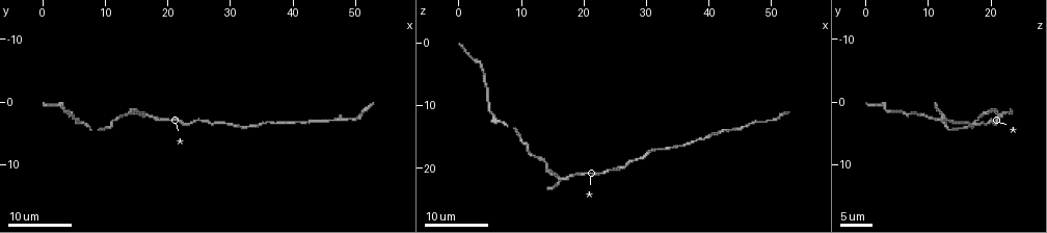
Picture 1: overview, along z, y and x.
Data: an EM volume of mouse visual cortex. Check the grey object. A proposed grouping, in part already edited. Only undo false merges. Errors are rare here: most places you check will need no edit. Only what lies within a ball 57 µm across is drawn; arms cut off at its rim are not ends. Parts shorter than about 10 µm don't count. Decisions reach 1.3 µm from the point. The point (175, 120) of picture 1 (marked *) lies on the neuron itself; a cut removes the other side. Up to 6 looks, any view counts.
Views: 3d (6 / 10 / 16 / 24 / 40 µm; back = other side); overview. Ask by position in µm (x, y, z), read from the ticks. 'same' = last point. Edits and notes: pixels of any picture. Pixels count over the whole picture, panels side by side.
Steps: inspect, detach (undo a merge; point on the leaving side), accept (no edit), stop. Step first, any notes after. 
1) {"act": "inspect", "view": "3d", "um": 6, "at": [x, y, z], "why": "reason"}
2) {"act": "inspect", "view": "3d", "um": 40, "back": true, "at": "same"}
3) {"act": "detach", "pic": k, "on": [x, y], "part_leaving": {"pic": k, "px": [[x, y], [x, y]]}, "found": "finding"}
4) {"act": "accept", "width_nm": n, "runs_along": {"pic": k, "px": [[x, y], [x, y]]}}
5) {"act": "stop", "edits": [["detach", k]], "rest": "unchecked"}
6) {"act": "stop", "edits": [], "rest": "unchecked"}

{"act": "inspect", "view": "3d", "um": 24, "at": [24.5, 3.0, 20.0], "why": "sudden change in width"}

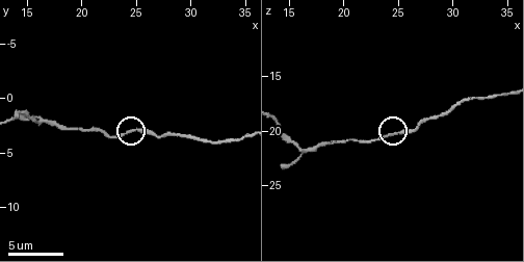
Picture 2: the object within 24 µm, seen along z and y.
{"act": "inspect", "view": "3d", "um": 10, "at": [24.4, 3.2, 20.2]}

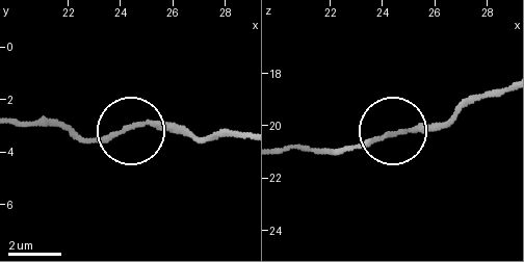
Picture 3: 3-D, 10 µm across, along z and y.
{"act": "inspect", "view": "3d", "um": 10, "back": true, "at": [24.5, 3.1, 20.3]}

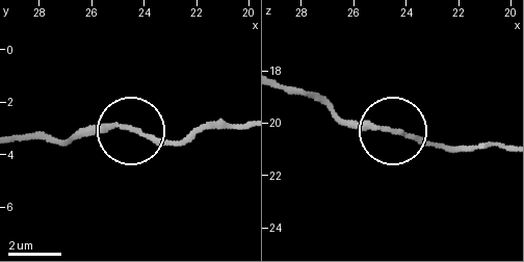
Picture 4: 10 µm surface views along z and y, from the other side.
{"act": "accept", "found": "continuous, no second neuron"}

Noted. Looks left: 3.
{"act": "inspect", "view": "3d", "um": 24, "at": [7.5, 3.5, 13.0], "why": "sudden change in width"}

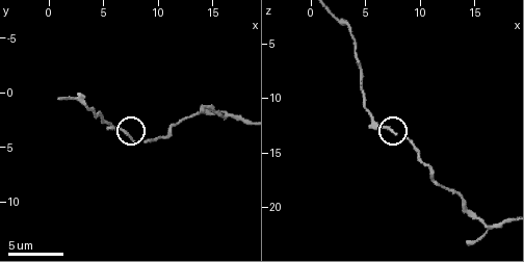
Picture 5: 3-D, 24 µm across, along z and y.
{"act": "inspect", "view": "3d", "um": 6, "at": [7.2, 4.0, 12.8], "why": "zoom in"}

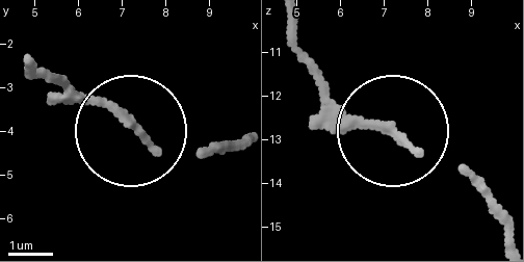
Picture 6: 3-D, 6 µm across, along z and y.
{"act": "accept", "runs_along": {"pic": 6, "px": [[504, 214], [475, 181], [322, 84]]}, "found": "one neuron here"}

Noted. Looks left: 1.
{"act": "stop", "edits": [], "rest": "unchecked"}

